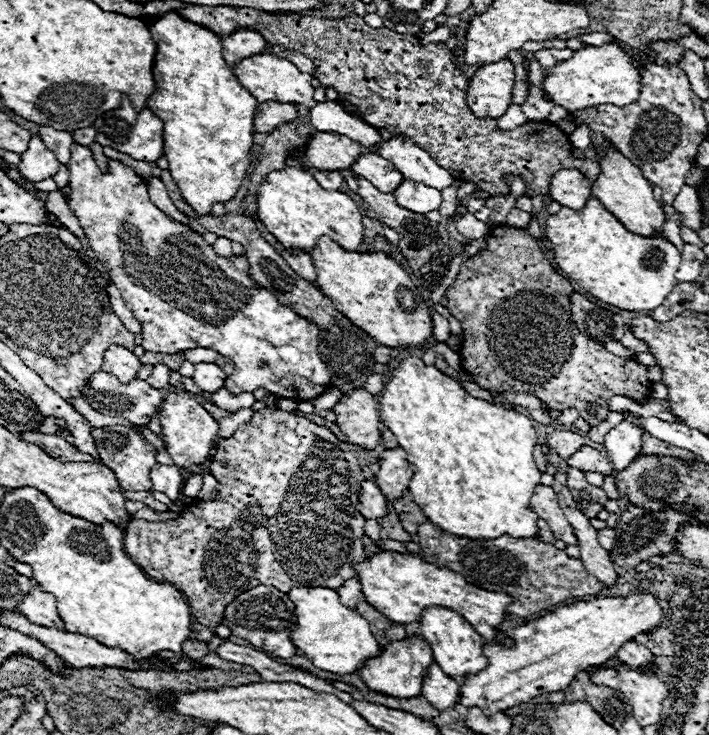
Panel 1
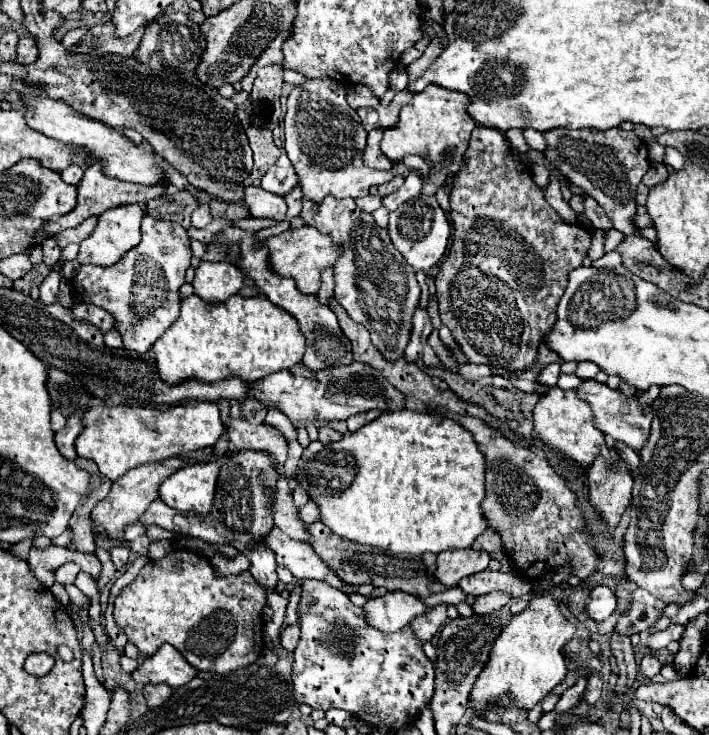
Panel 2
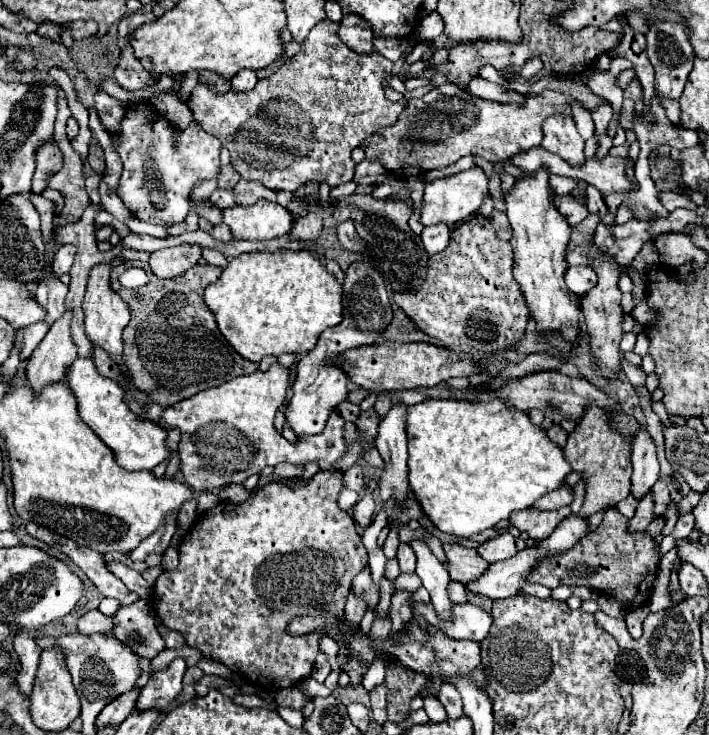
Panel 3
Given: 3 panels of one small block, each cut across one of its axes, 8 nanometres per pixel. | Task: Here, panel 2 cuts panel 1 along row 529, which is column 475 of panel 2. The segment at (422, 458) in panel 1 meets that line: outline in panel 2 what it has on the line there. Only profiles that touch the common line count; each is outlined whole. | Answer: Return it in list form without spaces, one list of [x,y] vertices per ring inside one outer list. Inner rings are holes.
[[[412,410],[384,412],[334,444],[324,446],[316,440],[304,450],[296,474],[298,482],[320,506],[320,522],[334,534],[390,550],[392,554],[420,556],[424,552],[440,554],[448,548],[468,548],[488,528],[482,510],[486,458],[462,424],[440,414],[418,414]]]

